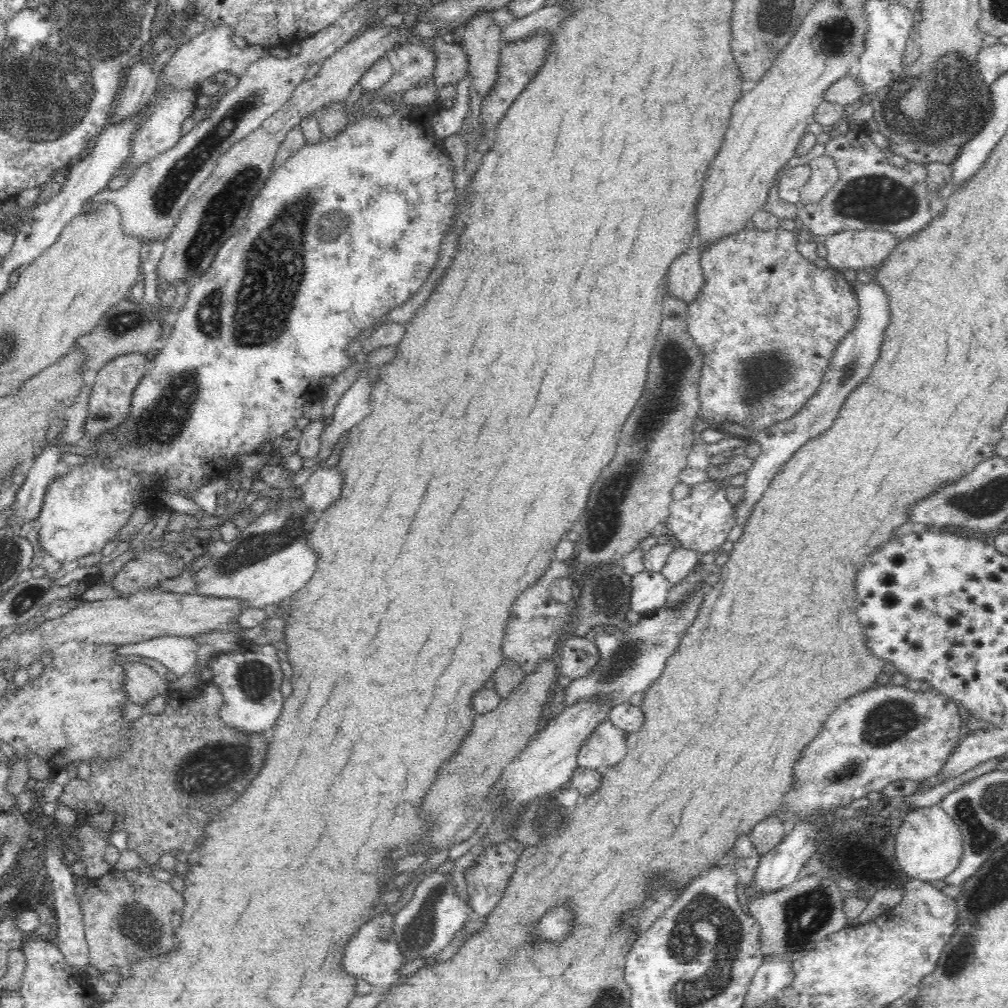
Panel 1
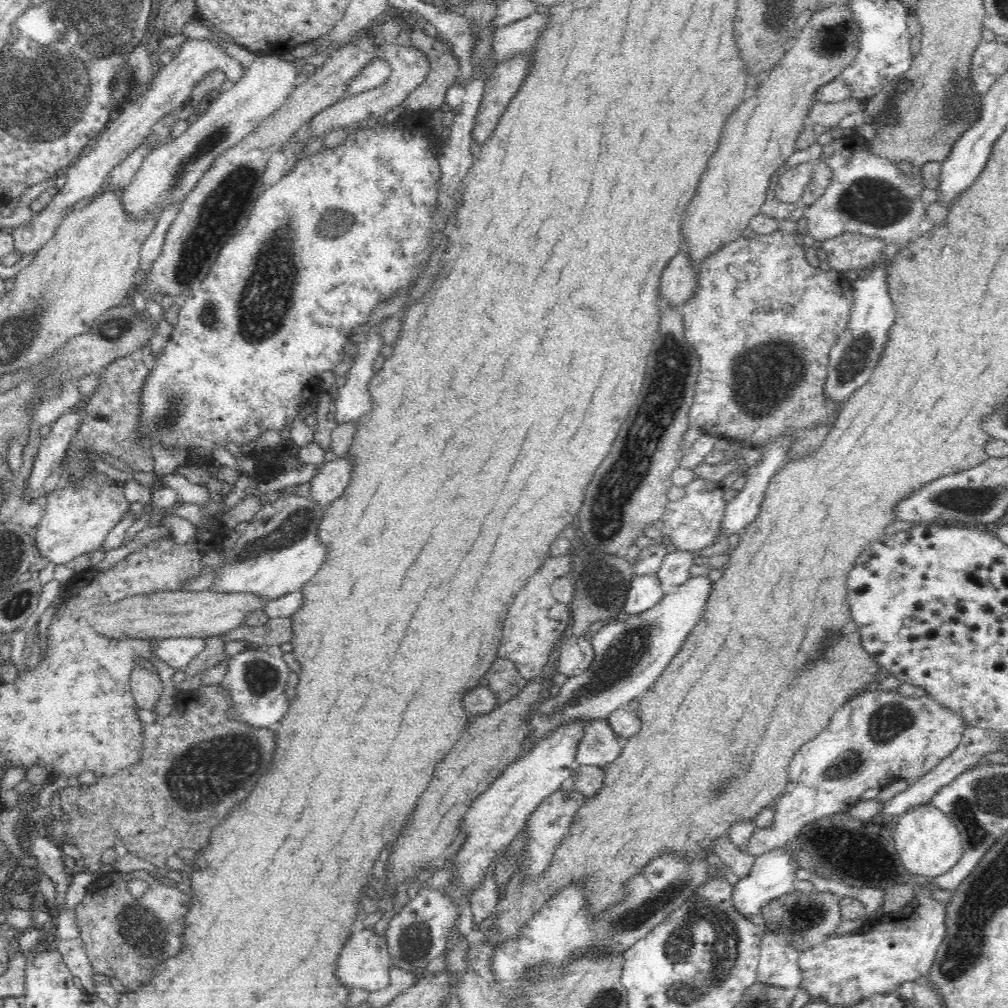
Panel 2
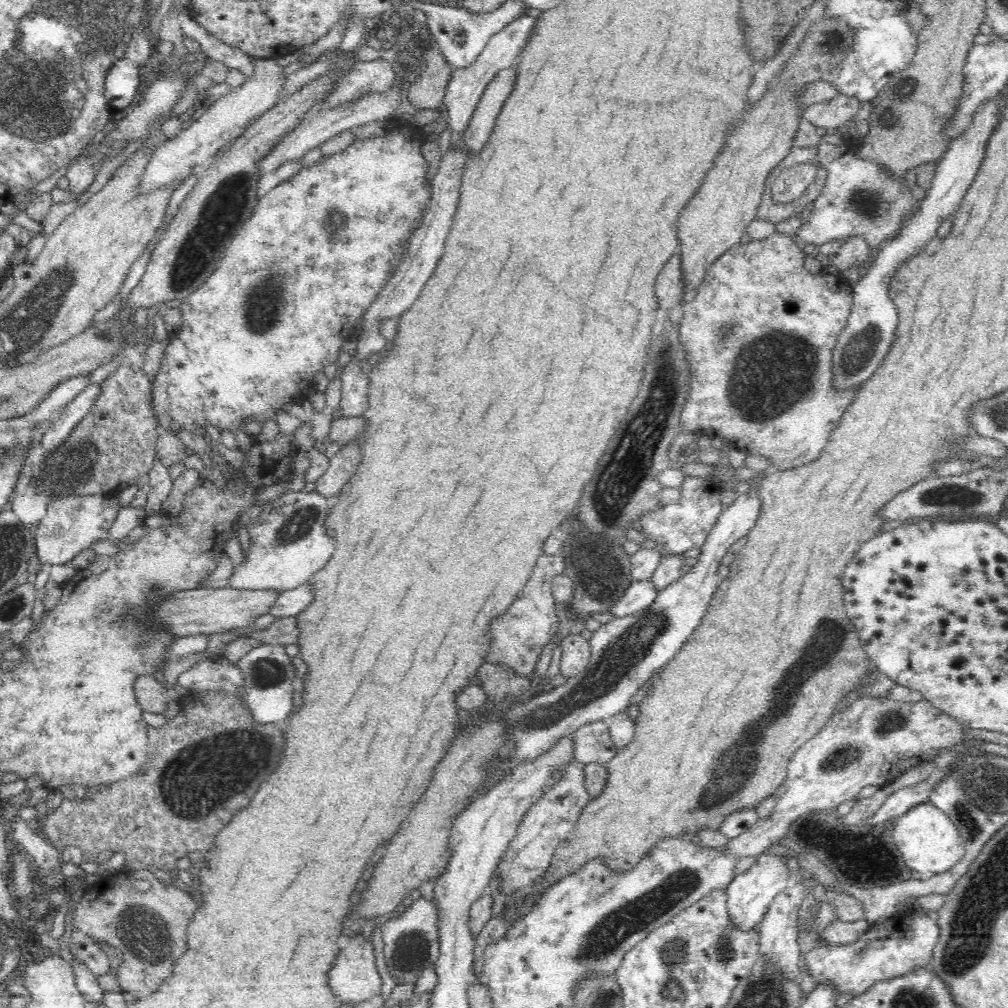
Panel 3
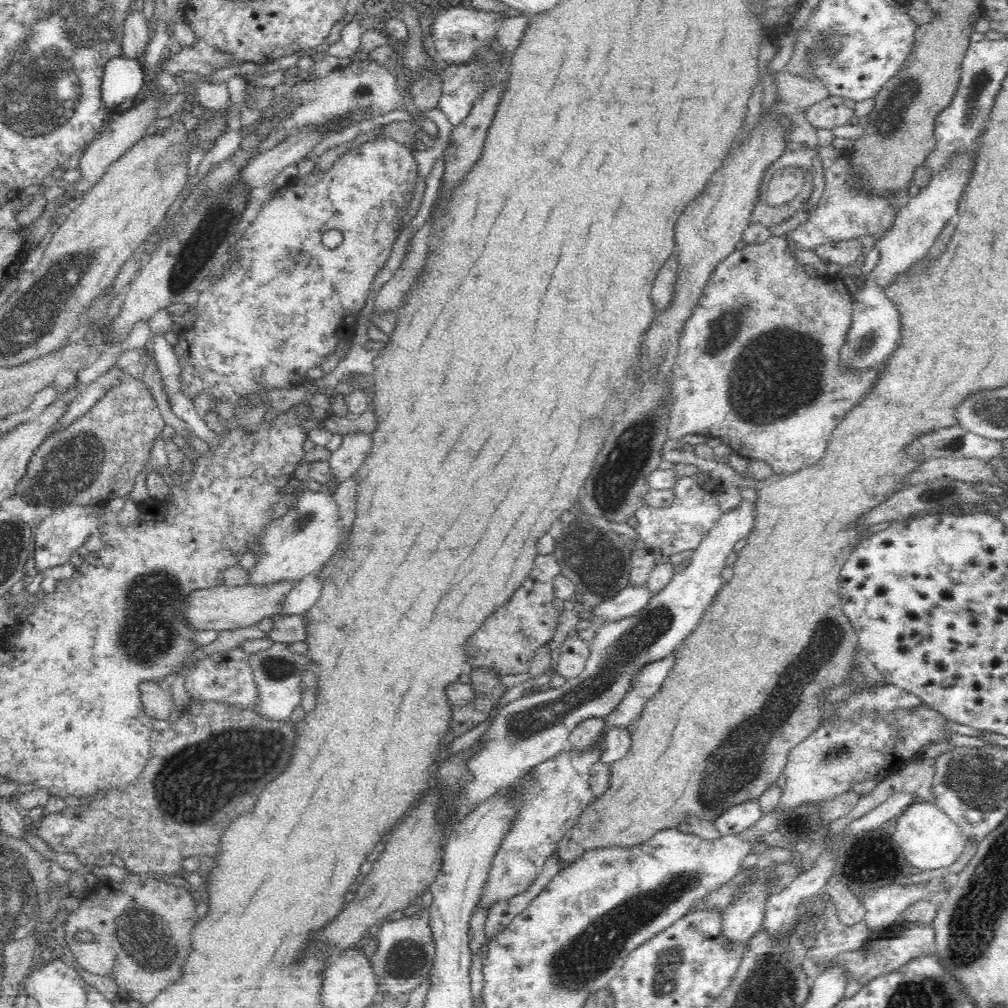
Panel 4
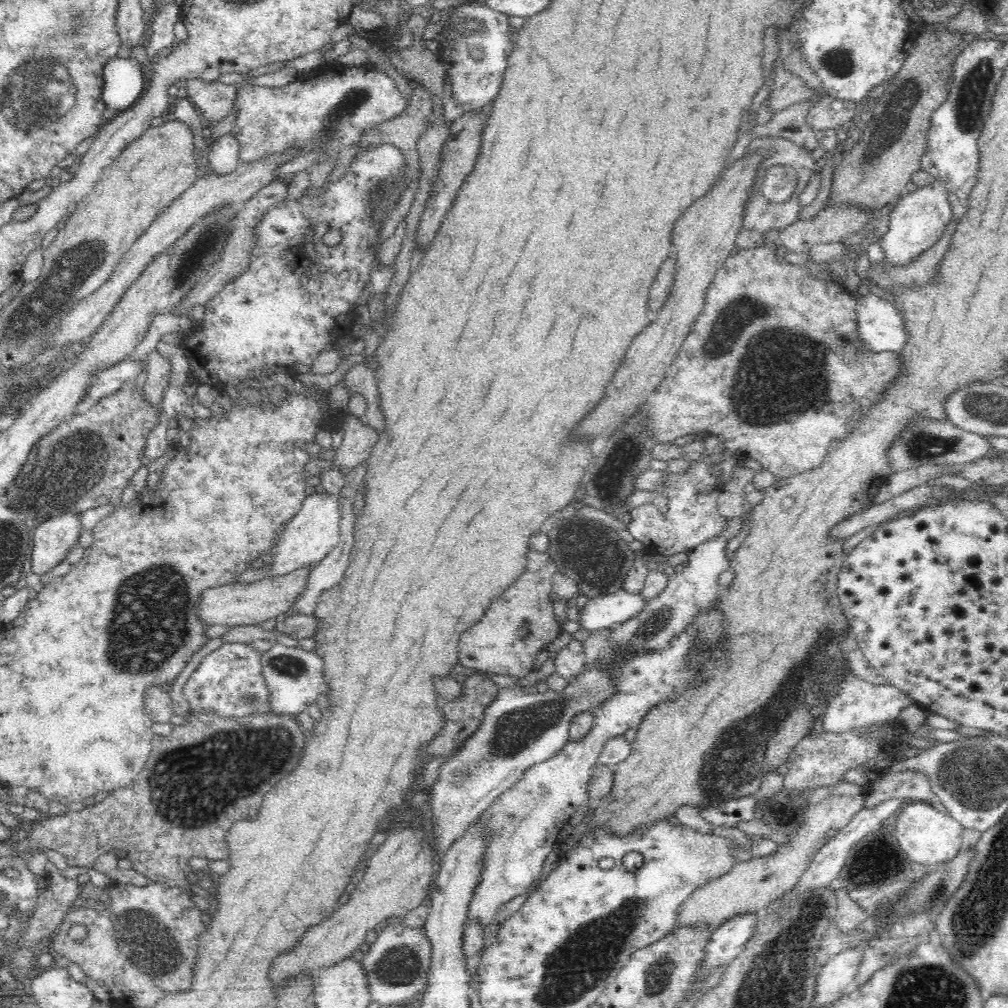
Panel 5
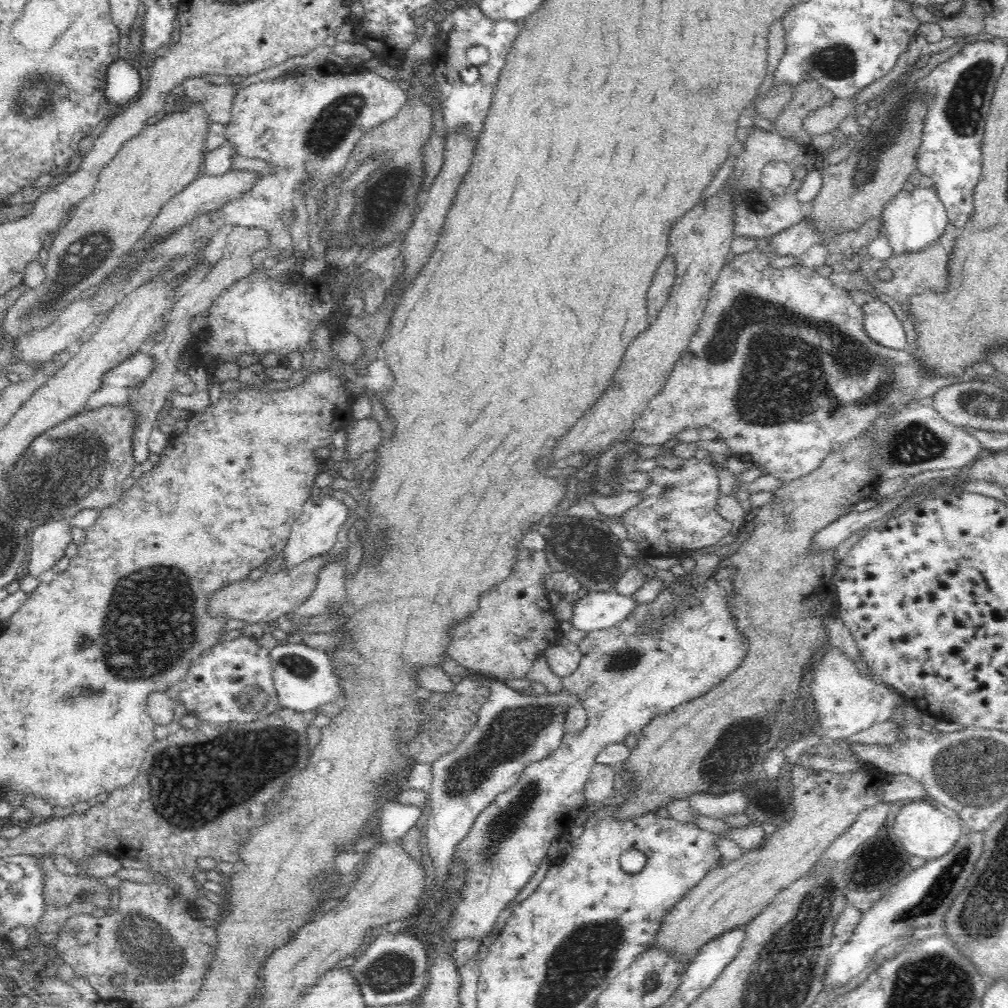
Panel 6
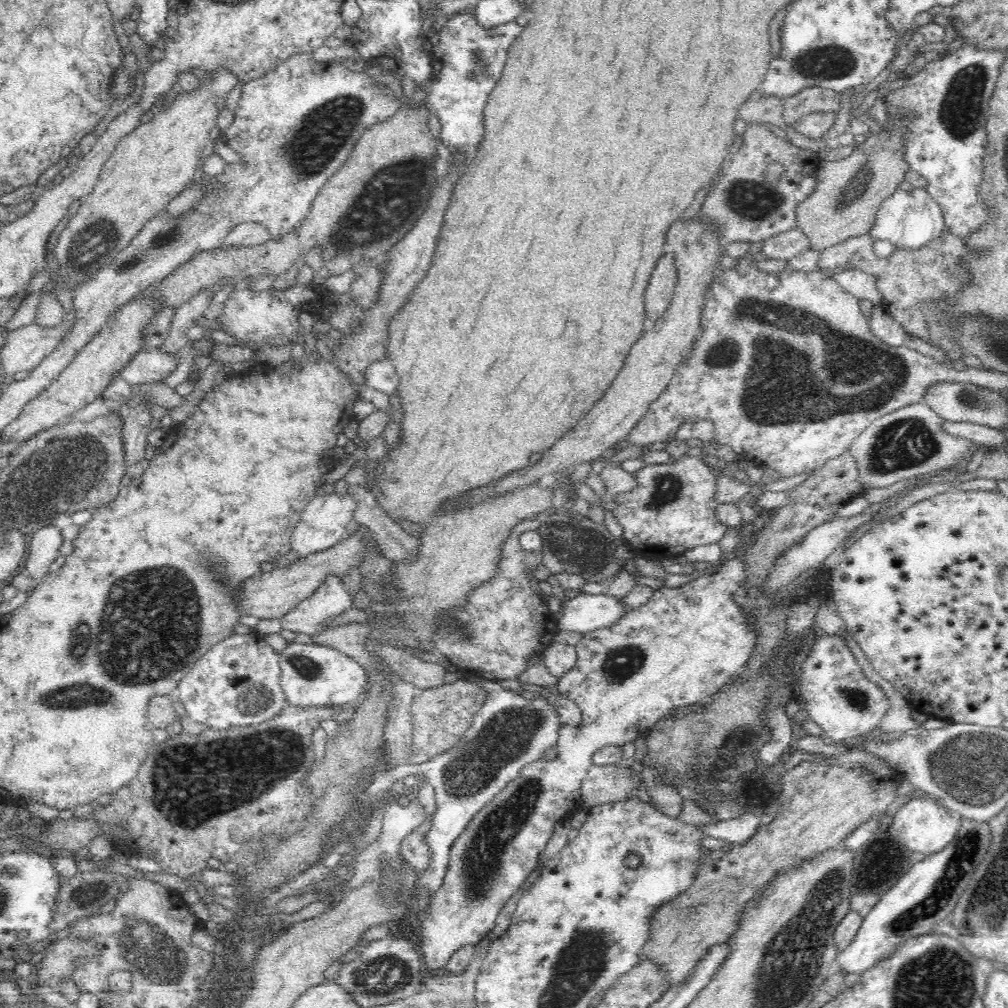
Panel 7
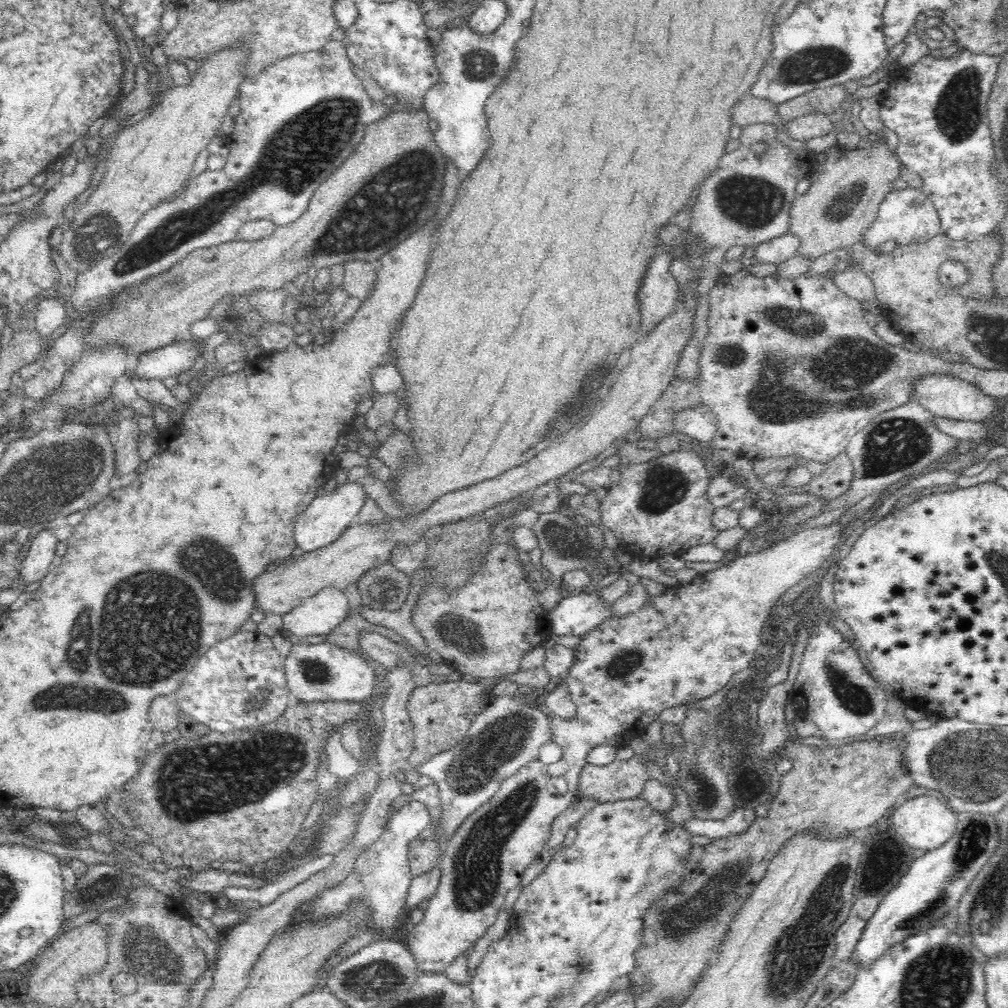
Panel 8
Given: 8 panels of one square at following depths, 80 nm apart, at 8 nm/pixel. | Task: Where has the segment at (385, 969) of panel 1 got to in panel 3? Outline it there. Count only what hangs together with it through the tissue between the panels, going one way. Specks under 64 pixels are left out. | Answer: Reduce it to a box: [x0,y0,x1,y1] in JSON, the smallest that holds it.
[328,933,382,1007]

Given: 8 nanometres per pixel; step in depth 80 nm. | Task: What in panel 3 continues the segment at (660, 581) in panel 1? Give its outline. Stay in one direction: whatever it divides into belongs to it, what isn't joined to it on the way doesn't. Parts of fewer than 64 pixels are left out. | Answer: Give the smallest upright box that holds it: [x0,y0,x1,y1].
[609,580,658,618]

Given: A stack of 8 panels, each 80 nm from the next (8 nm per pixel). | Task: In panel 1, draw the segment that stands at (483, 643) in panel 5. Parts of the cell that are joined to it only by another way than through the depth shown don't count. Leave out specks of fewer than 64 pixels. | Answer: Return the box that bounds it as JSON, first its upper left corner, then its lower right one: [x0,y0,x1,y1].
[502,558,572,675]

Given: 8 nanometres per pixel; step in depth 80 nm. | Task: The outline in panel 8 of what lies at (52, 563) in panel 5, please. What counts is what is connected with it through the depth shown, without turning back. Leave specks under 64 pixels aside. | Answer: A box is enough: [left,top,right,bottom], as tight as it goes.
[18,528,58,587]

